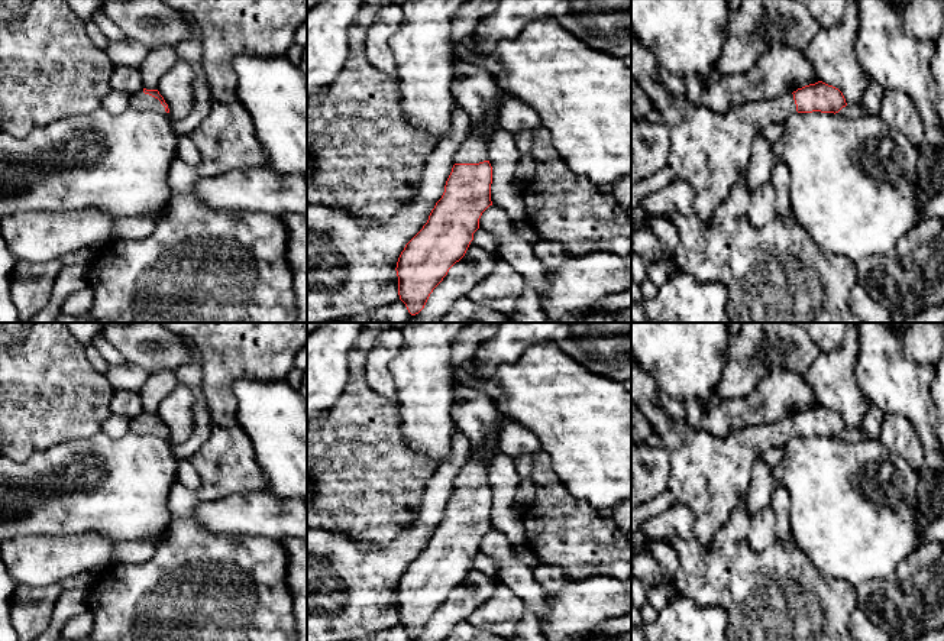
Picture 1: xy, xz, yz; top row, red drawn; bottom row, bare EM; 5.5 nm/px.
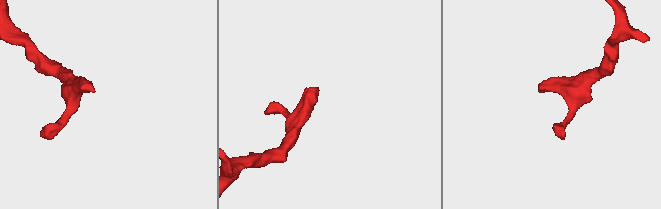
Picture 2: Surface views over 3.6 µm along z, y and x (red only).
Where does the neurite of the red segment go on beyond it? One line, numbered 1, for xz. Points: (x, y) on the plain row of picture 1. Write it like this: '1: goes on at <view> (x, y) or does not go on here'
1: goes on at xz (474, 473)

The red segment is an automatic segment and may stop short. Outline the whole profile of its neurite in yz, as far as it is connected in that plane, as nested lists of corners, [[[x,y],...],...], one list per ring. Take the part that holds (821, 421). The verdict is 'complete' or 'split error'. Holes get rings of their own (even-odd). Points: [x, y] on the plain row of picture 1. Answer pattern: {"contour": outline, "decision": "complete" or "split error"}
{"contour": [[[631,357],[631,401],[644,414],[654,434],[662,438],[662,449],[669,453],[670,469],[667,489],[676,495],[679,505],[694,514],[696,541],[709,548],[715,532],[736,508],[744,506],[751,483],[751,469],[760,454],[772,447],[783,447],[792,437],[838,437],[847,430],[843,417],[822,405],[785,417],[772,424],[749,425],[728,437],[714,437],[705,430],[691,427],[685,418],[672,418],[659,401],[659,388],[652,376]]], "decision": "split error"}

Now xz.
{"contour": [[[485,451],[469,453],[442,522],[398,582],[398,619],[411,640],[424,632],[433,614],[465,580],[482,537],[492,530],[488,466]]], "decision": "split error"}

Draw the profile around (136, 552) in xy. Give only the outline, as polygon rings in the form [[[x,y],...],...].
[[[133,540],[117,543],[113,553],[114,567],[148,561],[156,550],[155,541]]]

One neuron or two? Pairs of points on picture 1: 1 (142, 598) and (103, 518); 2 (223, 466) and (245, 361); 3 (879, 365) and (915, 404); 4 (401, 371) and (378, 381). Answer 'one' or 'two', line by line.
1: two
2: one
3: one
4: two

